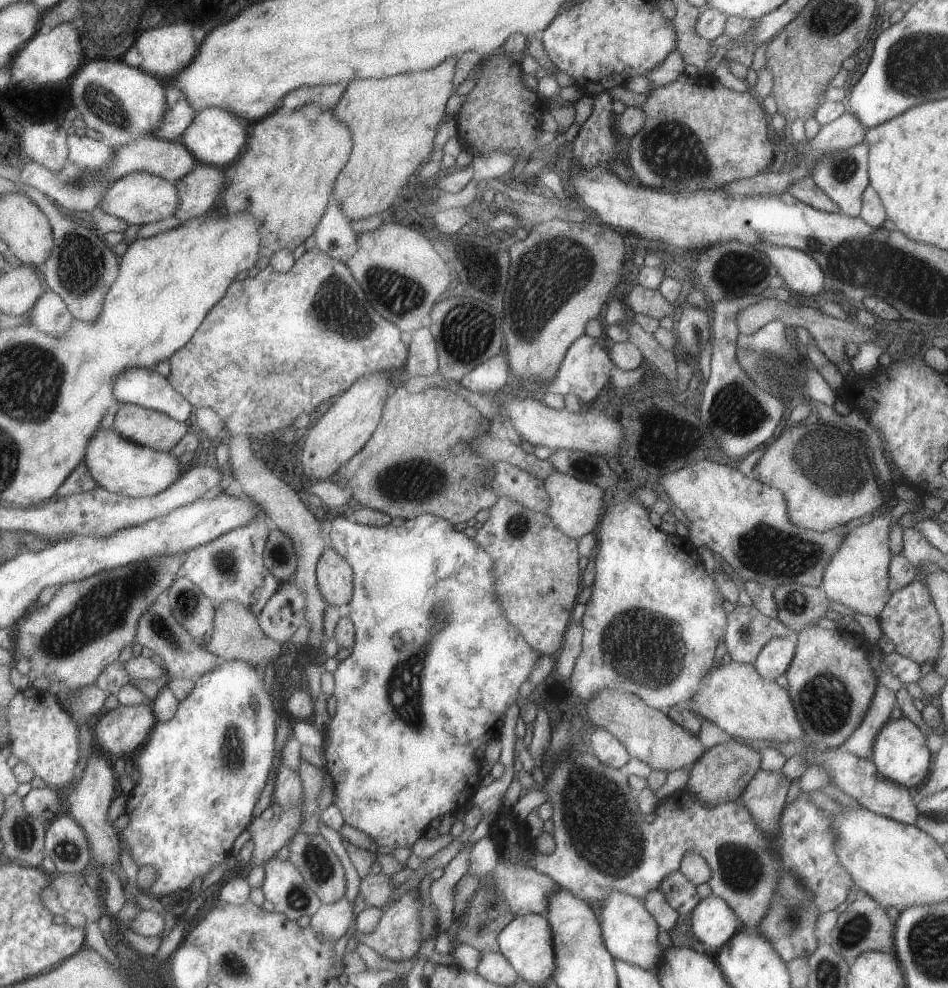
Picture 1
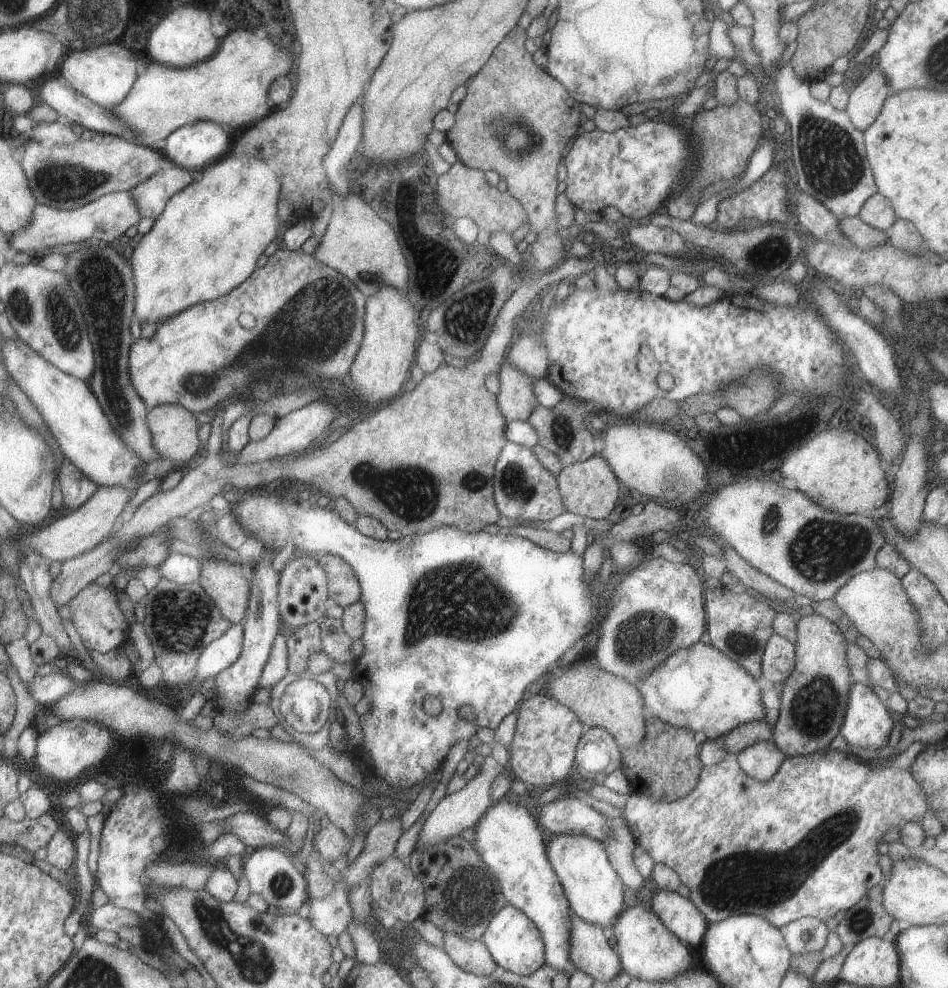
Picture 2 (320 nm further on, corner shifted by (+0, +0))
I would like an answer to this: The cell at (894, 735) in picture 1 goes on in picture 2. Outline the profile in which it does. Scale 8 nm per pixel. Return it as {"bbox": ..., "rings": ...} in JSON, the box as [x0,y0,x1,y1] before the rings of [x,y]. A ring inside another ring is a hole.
{"bbox":[839,684,891,748],"rings":[[[850,684],[839,734],[861,748],[883,748],[891,730],[891,711],[866,684]]]}

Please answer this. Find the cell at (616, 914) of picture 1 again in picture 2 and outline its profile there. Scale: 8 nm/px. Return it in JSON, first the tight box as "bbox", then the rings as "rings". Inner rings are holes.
{"bbox":[545,834,624,930],"rings":[[[548,834],[545,856],[556,874],[570,911],[584,921],[610,930],[617,915],[624,911],[621,879],[609,864],[604,844],[587,835]]]}

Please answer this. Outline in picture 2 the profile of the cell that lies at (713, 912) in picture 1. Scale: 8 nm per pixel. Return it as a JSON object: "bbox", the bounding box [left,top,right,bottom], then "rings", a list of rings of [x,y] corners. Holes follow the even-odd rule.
{"bbox":[649,889,707,948],"rings":[[[657,889],[649,898],[650,910],[659,918],[669,932],[673,933],[681,942],[689,944],[689,948],[697,947],[701,942],[706,929],[707,920],[693,906],[689,898],[683,898],[675,891]]]}

